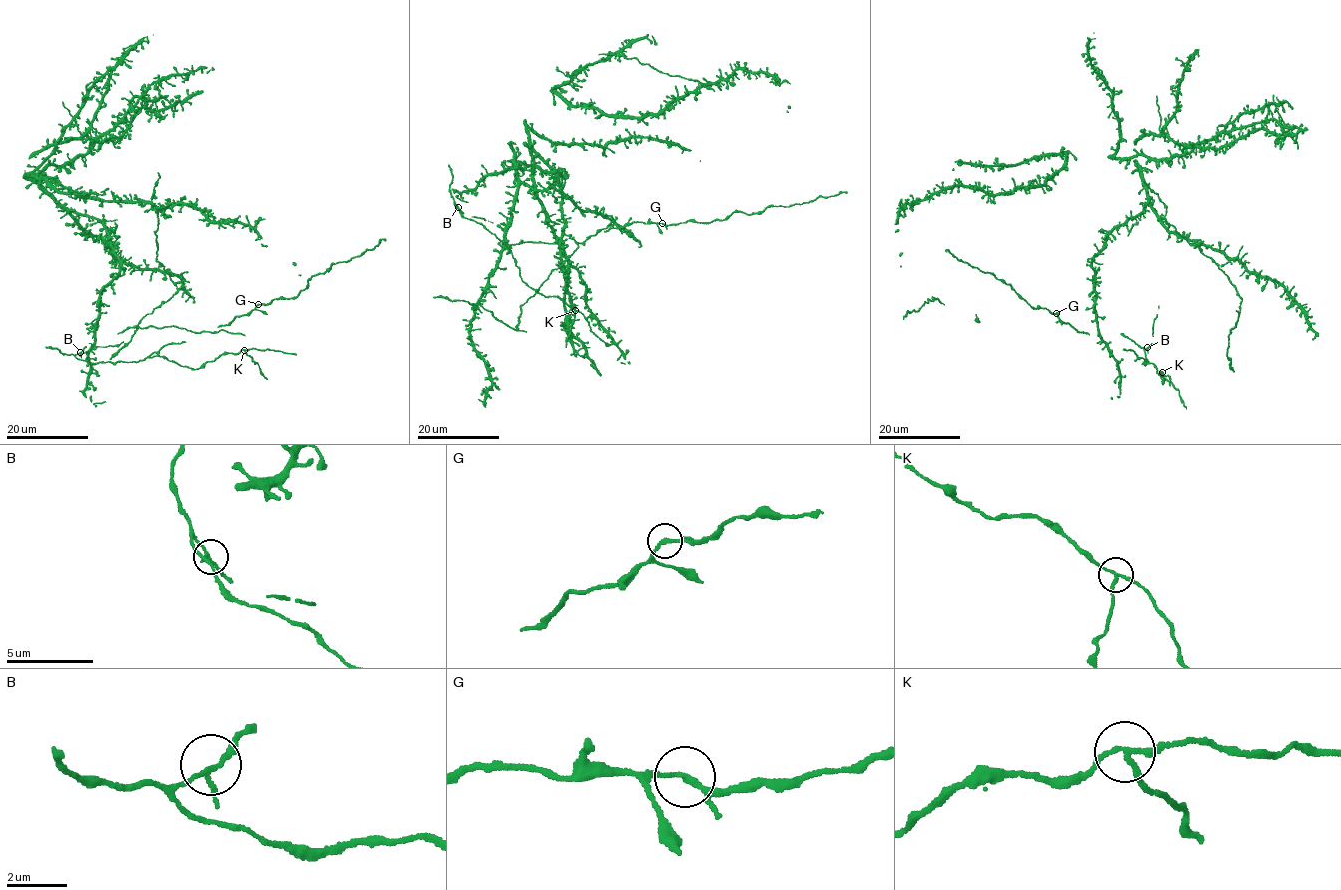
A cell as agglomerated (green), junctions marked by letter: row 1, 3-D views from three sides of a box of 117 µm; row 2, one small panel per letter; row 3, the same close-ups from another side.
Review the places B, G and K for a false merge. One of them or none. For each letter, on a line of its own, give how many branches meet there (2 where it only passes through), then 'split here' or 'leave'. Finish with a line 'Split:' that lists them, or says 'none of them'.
B: 3 | leave
G: 3 | leave
K: 3 | split here
Split: K

